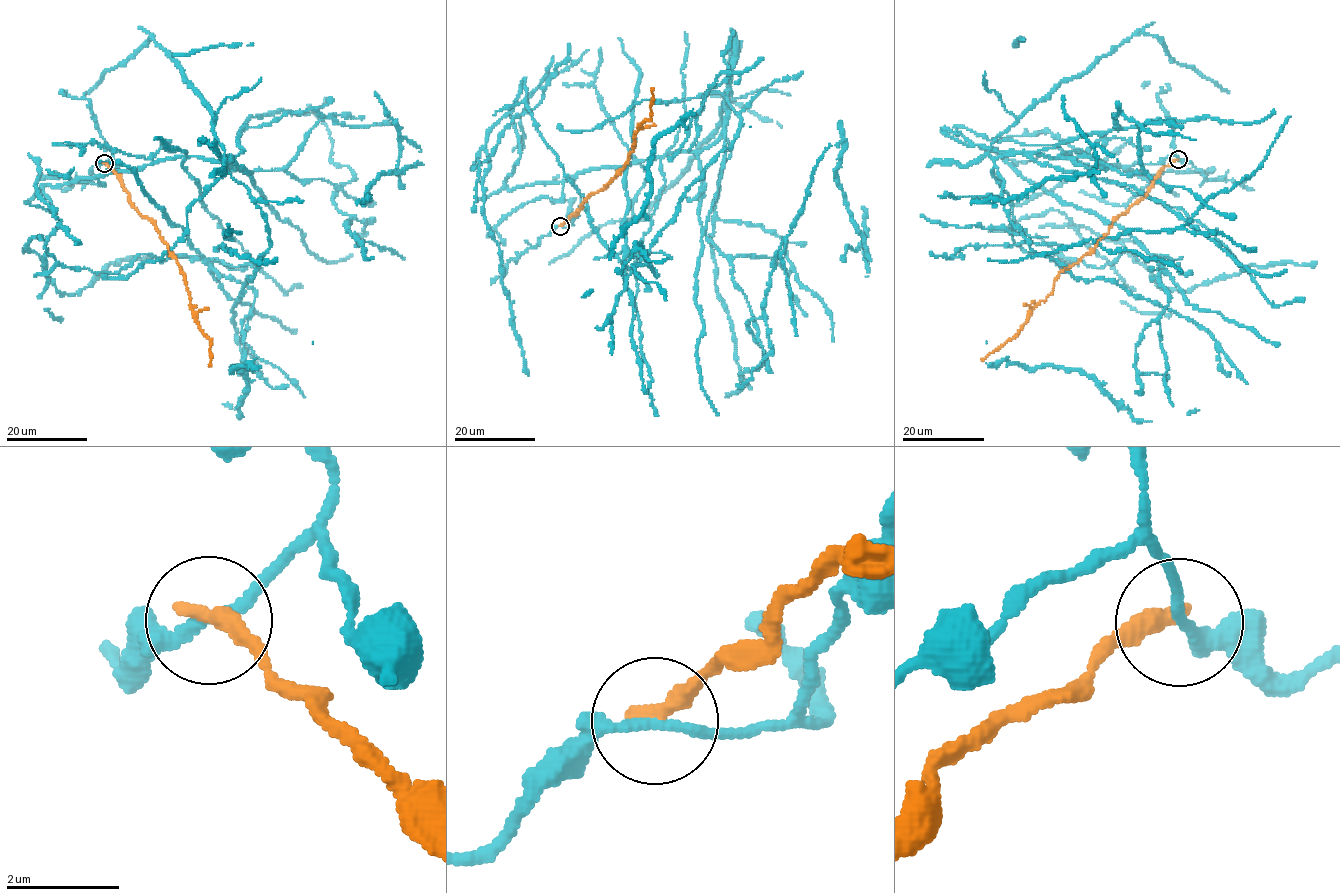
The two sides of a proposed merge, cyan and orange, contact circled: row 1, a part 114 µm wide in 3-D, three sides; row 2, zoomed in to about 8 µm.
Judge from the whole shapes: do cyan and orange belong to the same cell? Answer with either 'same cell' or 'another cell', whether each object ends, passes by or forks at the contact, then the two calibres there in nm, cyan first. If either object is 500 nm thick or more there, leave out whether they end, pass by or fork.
another cell; cyan passes by; orange ends there; 170 nm thick on the cyan side, 360 nm on the other

